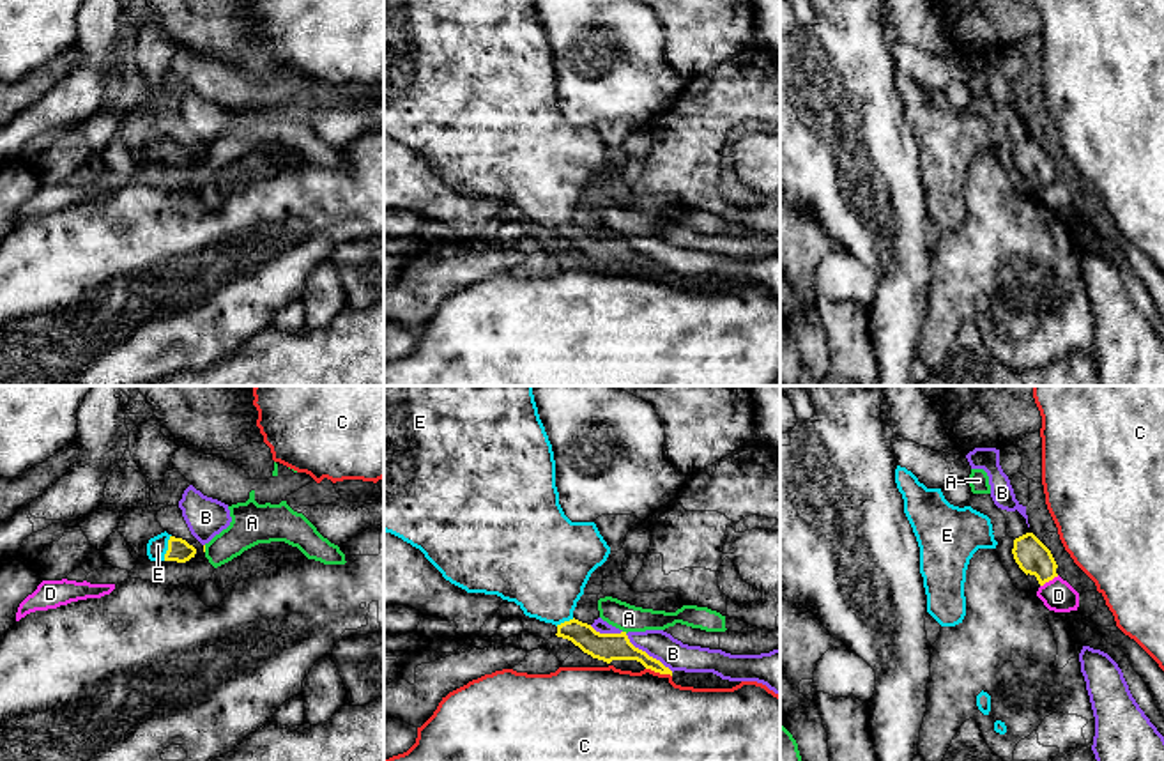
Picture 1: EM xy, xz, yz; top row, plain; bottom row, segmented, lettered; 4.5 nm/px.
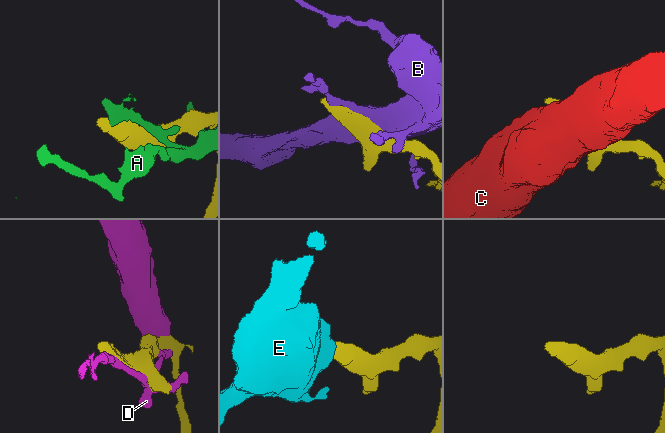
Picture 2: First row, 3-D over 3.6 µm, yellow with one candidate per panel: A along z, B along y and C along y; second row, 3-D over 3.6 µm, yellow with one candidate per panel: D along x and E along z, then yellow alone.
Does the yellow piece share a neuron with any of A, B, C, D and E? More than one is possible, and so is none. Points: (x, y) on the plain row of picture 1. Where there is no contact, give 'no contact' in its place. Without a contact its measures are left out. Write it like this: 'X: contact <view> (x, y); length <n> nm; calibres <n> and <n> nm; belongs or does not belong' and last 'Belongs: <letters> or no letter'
A: contact xy (204, 153); length 30 nm; calibres 20 and 190 nm; does not belong
B: contact xz (646, 257); length 280 nm; calibres 130 and 140 nm; does not belong
C: contact xz (658, 275); length 130 nm; calibres 130 and 460 nm; does not belong
D: contact yz (1049, 183); length 100 nm; calibres 150 and 150 nm; does not belong
E: contact xy (168, 151); length 120 nm; calibres 100 and 90 nm; belongs
Belongs: E

